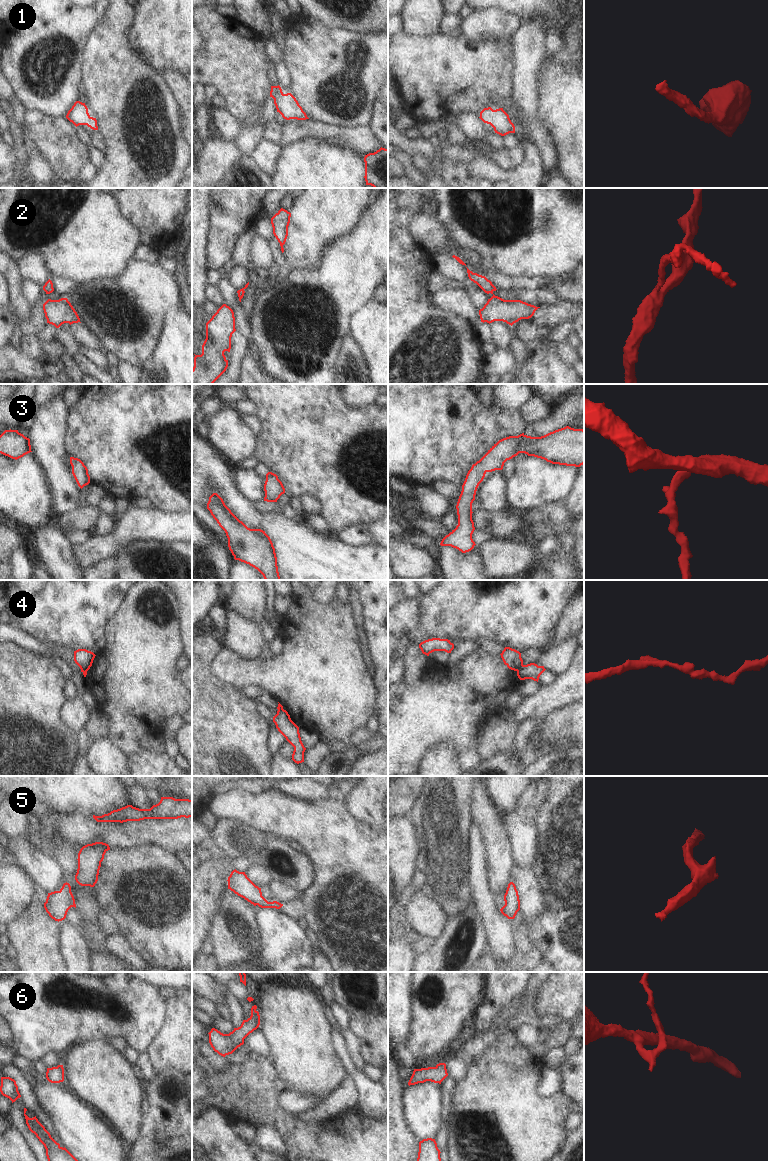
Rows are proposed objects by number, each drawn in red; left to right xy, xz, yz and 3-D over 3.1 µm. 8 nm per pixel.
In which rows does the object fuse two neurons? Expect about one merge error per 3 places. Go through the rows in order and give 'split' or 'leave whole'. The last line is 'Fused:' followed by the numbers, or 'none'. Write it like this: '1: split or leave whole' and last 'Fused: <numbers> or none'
1: leave whole
2: leave whole
3: leave whole
4: split
5: leave whole
6: leave whole
Fused: 4

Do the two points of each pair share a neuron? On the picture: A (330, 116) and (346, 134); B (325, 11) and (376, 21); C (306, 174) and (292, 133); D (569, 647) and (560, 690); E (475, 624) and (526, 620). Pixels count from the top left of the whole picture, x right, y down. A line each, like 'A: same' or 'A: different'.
A: different
B: same
C: different
D: different
E: same

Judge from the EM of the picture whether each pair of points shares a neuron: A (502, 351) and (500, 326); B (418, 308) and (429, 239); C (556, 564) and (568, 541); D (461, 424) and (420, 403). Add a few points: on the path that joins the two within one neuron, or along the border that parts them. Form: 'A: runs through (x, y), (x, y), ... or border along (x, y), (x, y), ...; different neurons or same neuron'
A: runs through (502, 345), (502, 332); same neuron
B: border along (411, 233), (414, 243), (418, 247), (434, 255); different neurons
C: runs through (560, 558), (567, 547); same neuron
D: runs through (451, 424), (441, 424), (430, 413); same neuron

